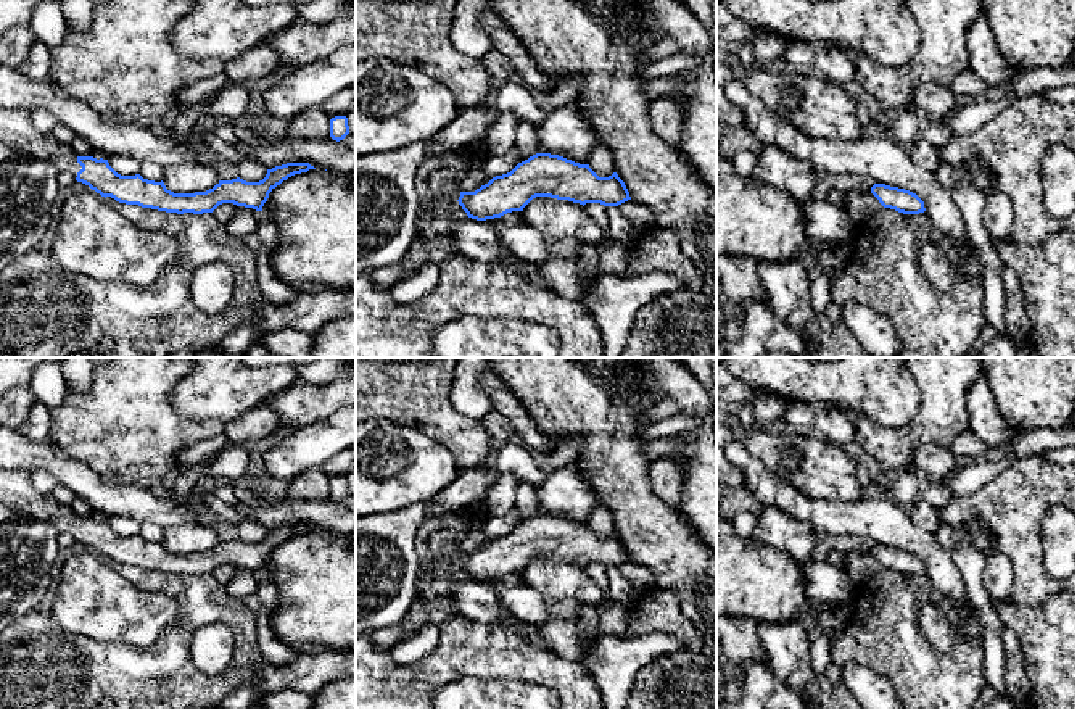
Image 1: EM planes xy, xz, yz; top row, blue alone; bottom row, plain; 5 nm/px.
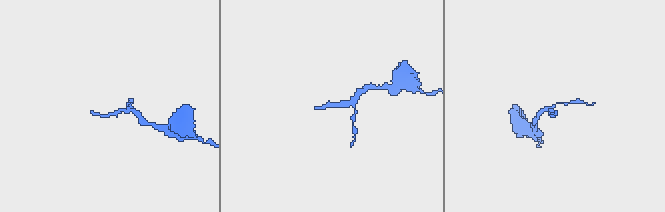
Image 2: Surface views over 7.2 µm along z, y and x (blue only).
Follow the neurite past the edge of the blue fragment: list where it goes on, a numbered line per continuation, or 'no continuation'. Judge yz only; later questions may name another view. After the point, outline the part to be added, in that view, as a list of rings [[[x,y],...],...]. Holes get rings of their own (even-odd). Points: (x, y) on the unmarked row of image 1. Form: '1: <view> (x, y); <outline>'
no continuation

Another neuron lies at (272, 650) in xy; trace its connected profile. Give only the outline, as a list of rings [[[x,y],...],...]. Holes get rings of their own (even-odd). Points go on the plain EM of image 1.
[[[258,572],[258,596],[261,607],[256,612],[256,633],[261,656],[274,665],[287,665],[296,659],[296,653],[282,643],[272,628],[272,614],[277,607],[277,587],[266,572]]]

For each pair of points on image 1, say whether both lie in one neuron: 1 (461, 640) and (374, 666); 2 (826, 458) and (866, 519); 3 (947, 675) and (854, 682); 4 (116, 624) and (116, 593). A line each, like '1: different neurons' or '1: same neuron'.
1: same neuron
2: different neurons
3: different neurons
4: same neuron

